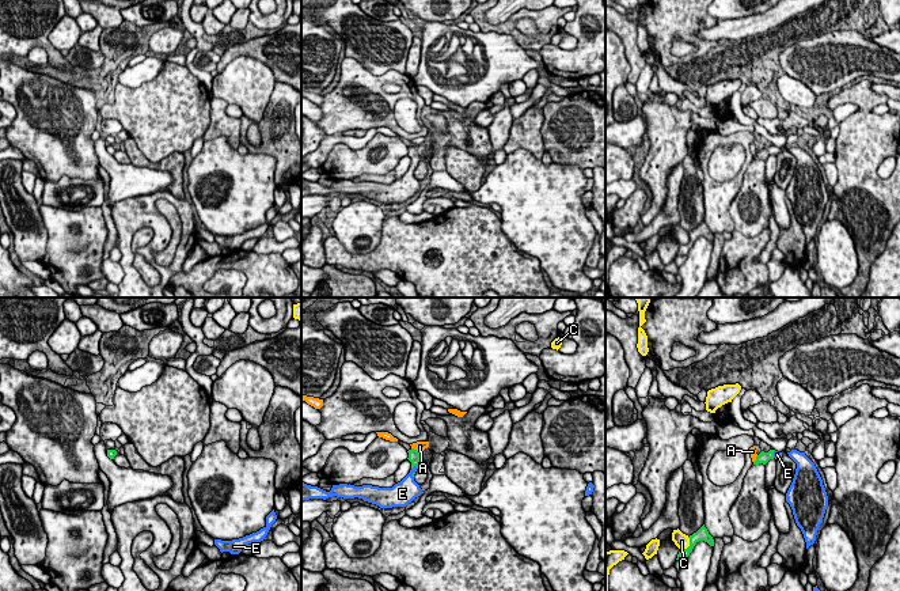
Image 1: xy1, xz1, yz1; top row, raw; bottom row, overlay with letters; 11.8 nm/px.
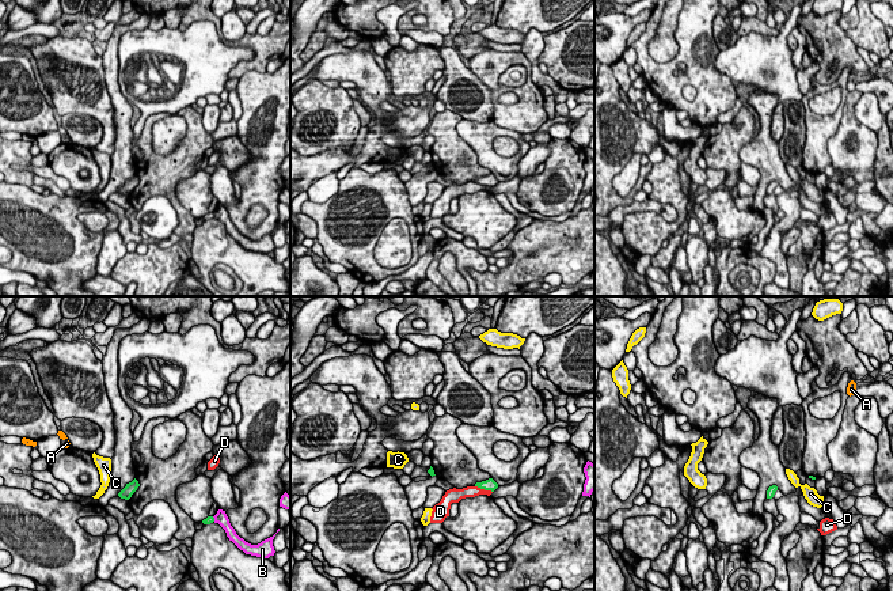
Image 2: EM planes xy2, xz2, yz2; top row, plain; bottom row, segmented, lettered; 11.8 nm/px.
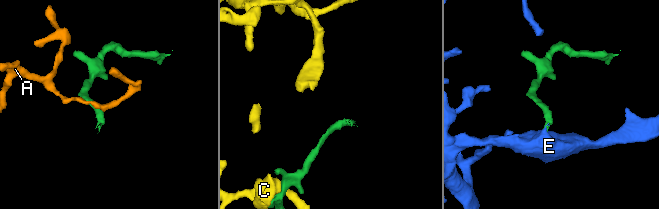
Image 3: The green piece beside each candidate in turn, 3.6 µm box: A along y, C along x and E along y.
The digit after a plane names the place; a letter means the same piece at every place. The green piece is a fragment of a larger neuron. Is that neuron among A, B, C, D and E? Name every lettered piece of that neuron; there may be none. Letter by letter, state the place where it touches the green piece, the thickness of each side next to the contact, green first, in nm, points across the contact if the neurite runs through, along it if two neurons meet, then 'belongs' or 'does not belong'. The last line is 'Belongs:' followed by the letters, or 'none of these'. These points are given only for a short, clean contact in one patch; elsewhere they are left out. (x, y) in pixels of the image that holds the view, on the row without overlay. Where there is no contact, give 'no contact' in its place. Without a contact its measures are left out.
A: xz1 (416, 146) | 130/130 nm | along xz1 (411, 143), (418, 148) | does not belong
B: xy2 (213, 215) | 90/140 nm | along xy2 (212, 212), (215, 216) | does not belong
C: yz1 (690, 241) | 160/180 nm | along yz1 (688, 233), (688, 241), (680, 246) | does not belong
D: xz2 (483, 184) | 140/130 nm | along xz2 (475, 181), (491, 188) | does not belong
E: xz1 (414, 169) | 130/280 nm | across xz1 (413, 150), (414, 169), (409, 174), (407, 185) | belongs
Belongs: E

